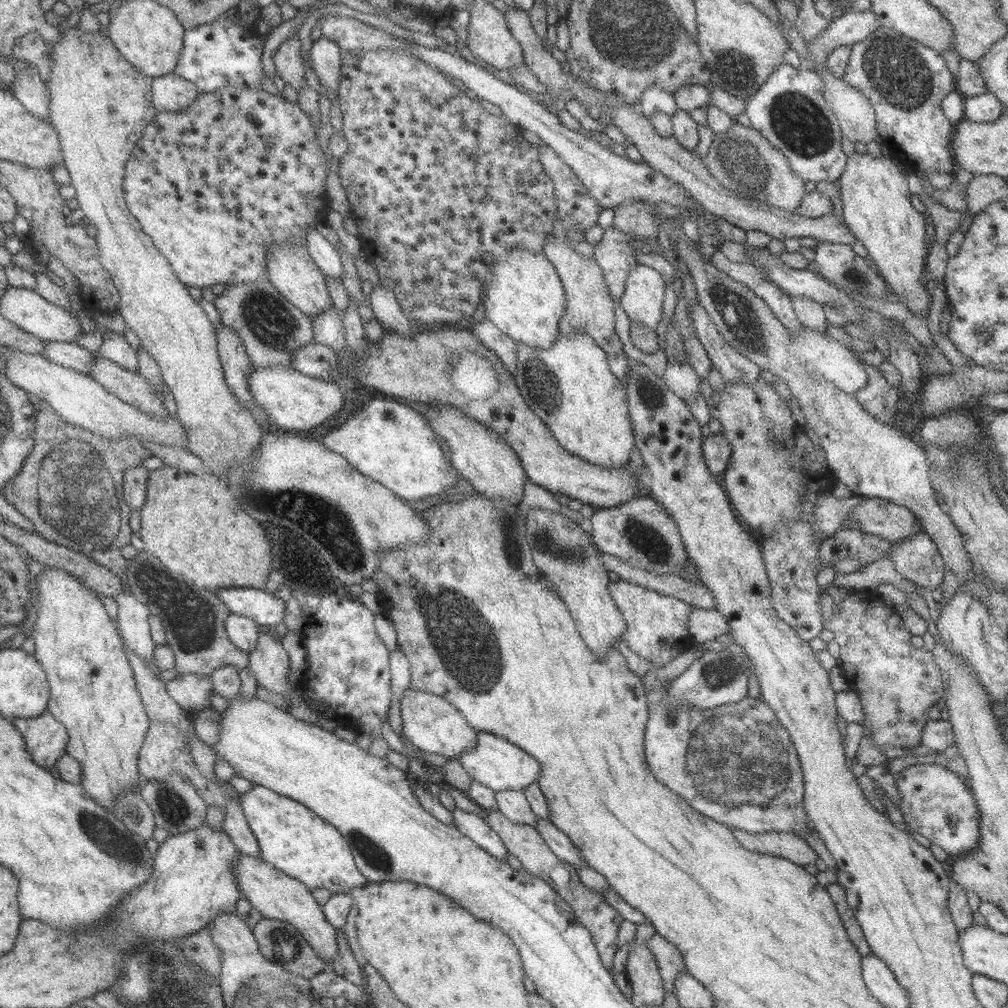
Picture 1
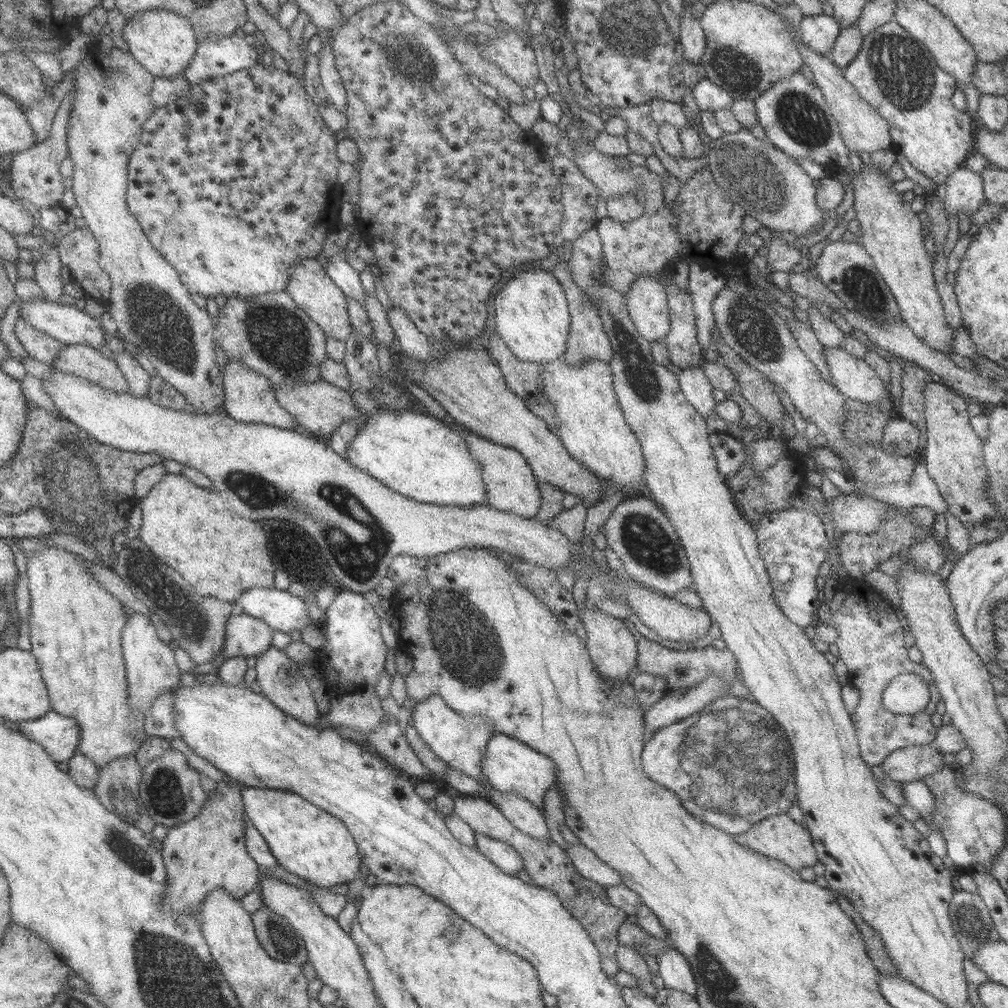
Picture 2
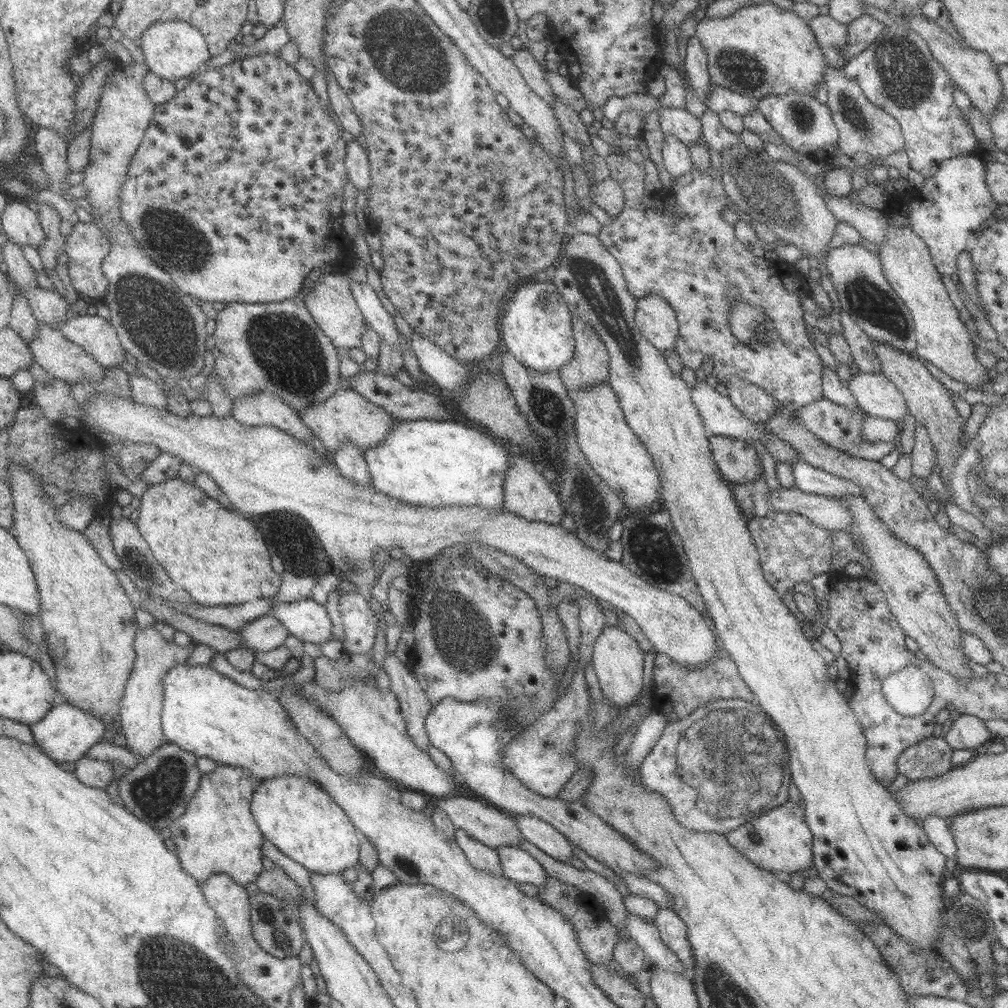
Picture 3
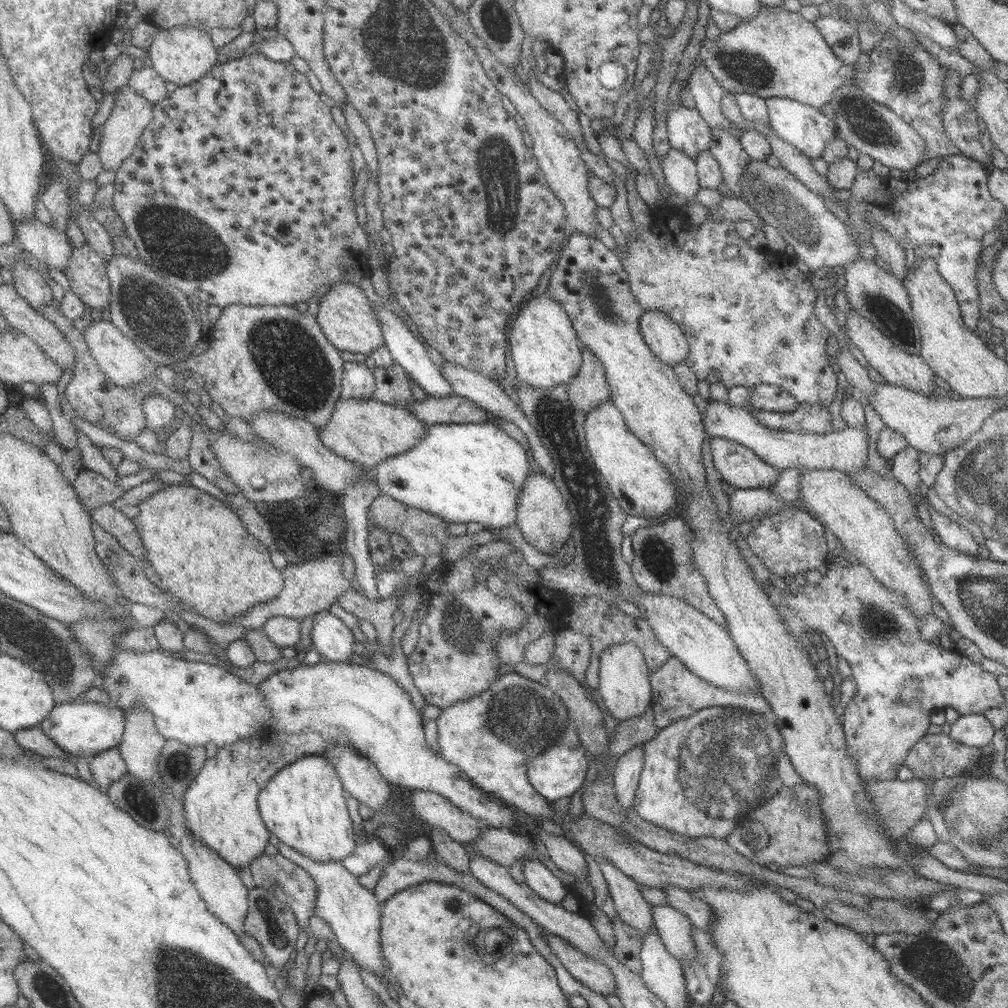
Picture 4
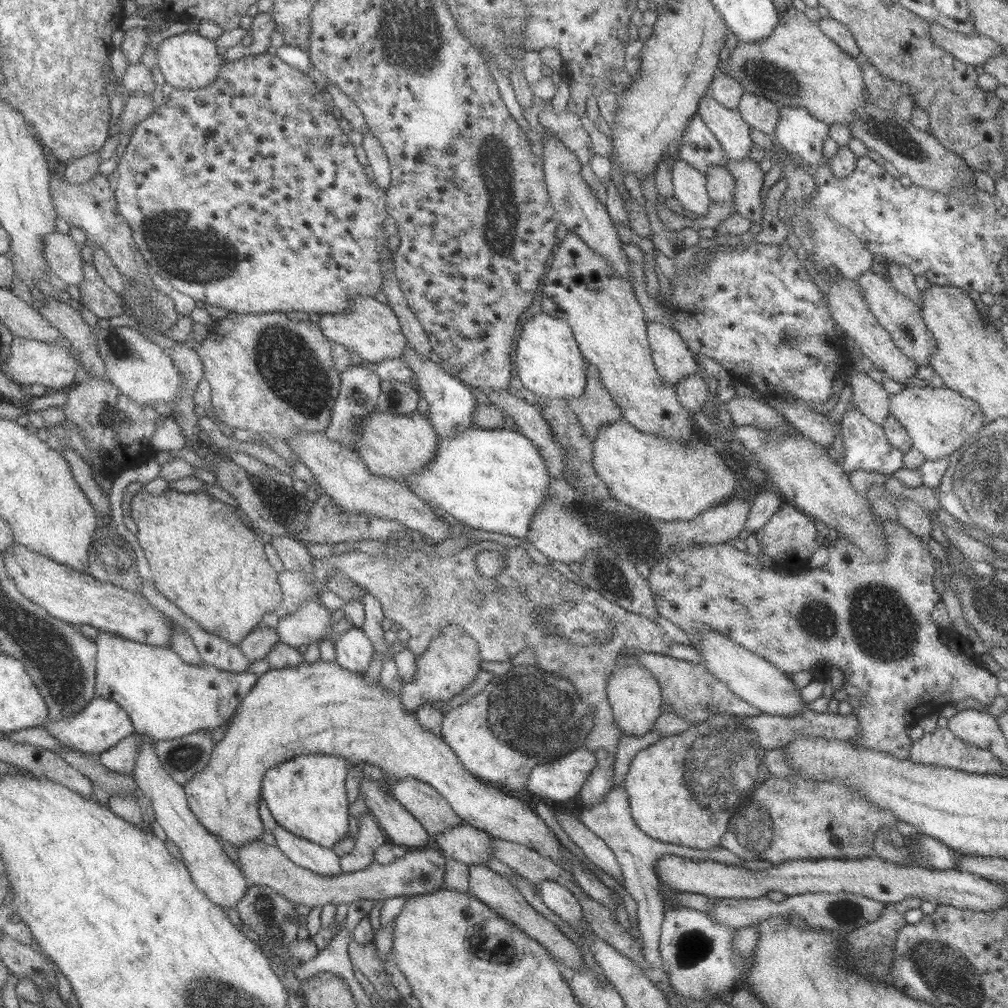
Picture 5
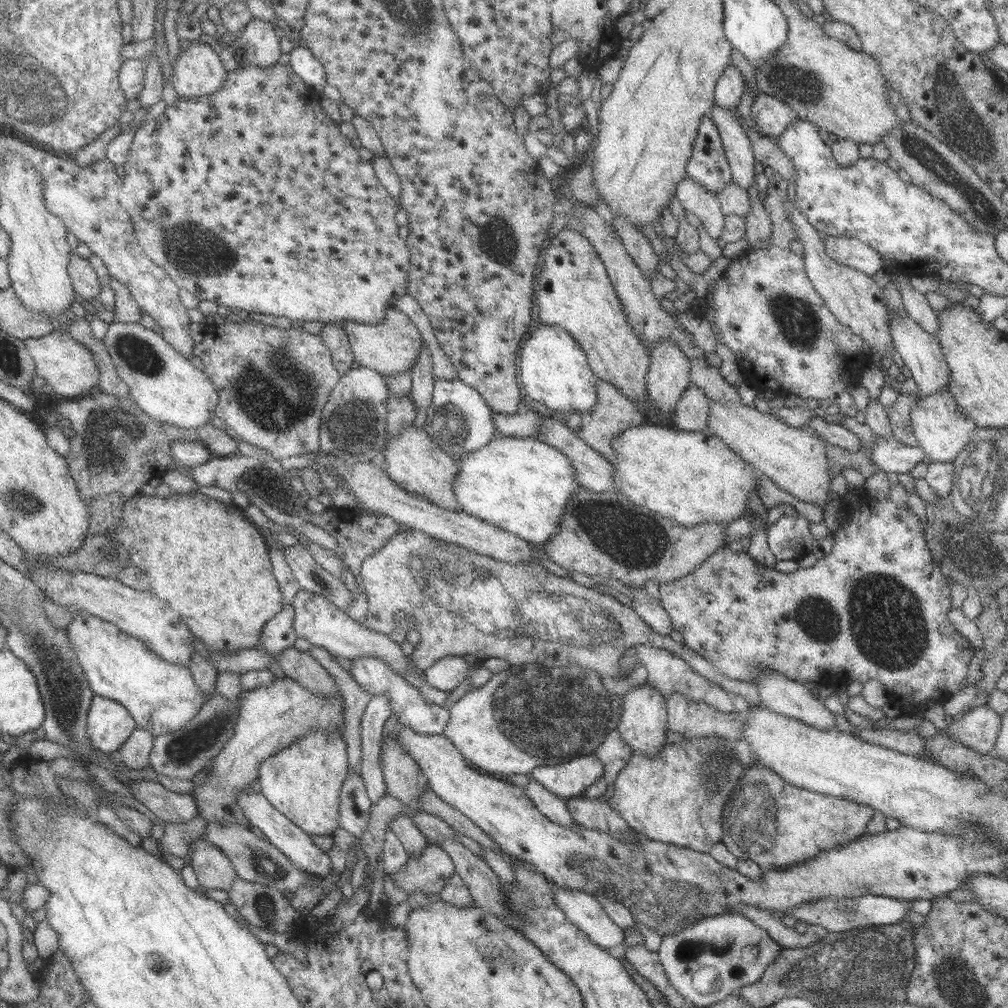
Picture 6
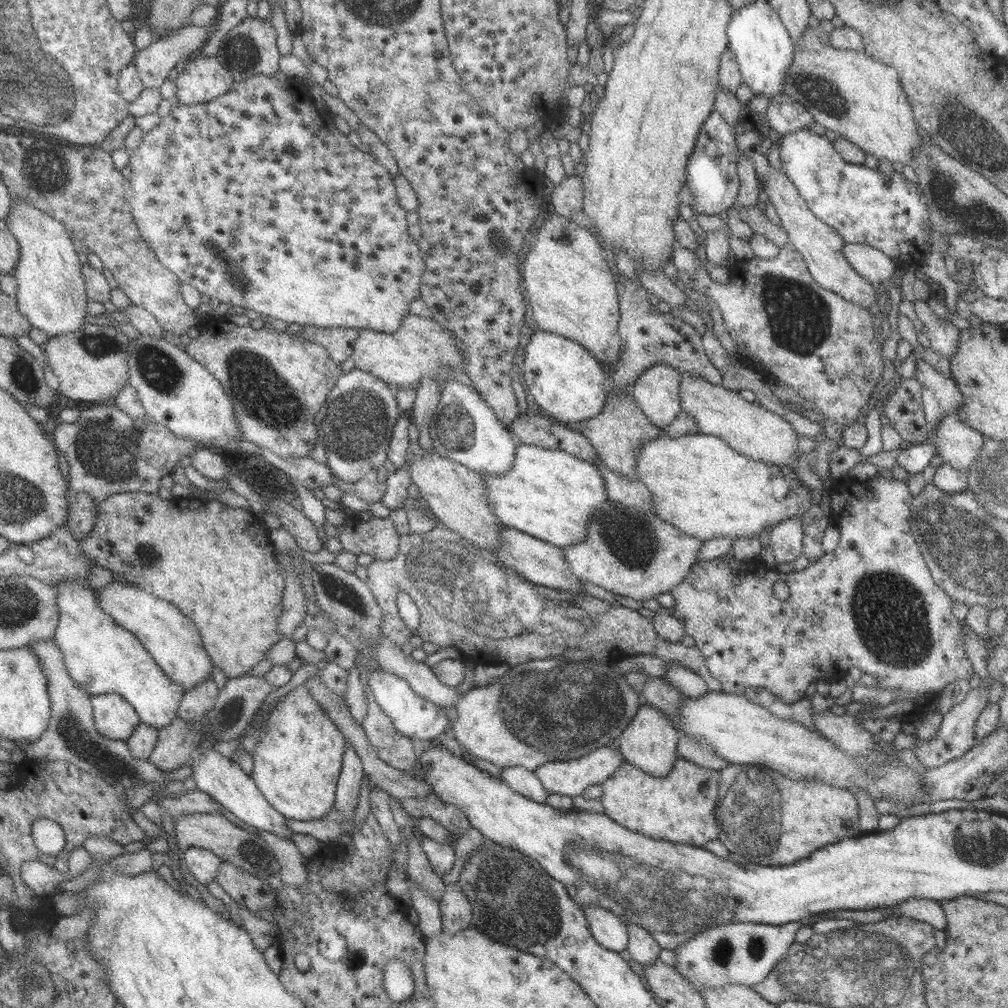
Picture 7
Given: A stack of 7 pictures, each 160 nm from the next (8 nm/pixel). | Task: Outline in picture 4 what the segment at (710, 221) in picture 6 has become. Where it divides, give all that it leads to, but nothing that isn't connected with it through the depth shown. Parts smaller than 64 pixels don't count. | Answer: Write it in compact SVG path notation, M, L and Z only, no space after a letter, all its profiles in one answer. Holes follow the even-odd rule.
M670 147L668 154L661 160L661 167L670 189L693 203L701 189L695 160L684 151Z

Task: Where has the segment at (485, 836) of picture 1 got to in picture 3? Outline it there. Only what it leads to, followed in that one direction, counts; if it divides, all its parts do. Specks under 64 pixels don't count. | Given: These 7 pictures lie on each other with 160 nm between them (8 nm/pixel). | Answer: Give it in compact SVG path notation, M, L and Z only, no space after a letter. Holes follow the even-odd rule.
M501 846L496 849L500 857L503 876L519 884L527 882L539 888L546 882L548 873L530 853L520 847Z

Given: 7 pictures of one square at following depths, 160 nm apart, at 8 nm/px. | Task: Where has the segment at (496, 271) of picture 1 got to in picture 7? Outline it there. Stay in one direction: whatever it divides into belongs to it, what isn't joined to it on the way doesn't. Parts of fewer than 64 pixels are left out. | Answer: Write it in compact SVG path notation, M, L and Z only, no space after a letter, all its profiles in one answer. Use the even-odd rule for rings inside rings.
M540 330L525 350L524 378L528 394L539 408L558 422L574 426L602 412L607 399L610 372L580 343L560 334Z

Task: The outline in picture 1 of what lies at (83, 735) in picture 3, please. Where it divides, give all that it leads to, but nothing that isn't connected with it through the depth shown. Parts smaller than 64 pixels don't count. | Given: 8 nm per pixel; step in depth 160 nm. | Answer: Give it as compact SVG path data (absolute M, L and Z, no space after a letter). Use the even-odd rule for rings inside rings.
M48 710L36 718L13 719L12 722L24 734L28 751L32 753L32 759L42 768L52 769L57 764L57 760L66 753L65 748L70 742L67 728Z

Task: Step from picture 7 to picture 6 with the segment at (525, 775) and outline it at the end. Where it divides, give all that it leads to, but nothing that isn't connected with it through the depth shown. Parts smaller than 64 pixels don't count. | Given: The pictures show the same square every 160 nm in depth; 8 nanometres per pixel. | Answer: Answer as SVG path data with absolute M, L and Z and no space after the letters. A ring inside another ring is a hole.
M532 780L528 783L528 788L524 789L527 797L532 800L537 810L548 820L554 821L554 824L560 824L564 828L575 828L577 822L568 812L566 801L546 790L537 780Z

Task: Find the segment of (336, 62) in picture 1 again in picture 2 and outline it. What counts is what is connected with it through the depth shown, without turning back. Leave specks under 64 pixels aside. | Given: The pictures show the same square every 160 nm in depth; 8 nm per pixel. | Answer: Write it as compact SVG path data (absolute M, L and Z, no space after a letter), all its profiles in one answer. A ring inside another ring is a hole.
M328 42L319 50L319 75L325 91L329 94L328 100L340 111L345 113L347 92L338 72L333 44Z

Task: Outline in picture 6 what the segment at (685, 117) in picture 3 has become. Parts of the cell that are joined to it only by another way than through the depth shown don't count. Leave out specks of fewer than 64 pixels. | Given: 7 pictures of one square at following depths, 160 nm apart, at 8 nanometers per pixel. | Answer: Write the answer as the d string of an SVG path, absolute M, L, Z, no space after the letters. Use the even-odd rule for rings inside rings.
M711 114L701 118L686 172L690 179L715 195L722 192L726 185L734 183L729 160Z

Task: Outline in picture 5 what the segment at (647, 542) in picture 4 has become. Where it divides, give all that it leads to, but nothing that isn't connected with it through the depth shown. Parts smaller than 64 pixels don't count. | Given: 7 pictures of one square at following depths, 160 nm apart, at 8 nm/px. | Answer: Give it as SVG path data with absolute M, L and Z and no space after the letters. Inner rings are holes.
M877 519L878 526L882 527L882 532L885 534L887 542L887 551L885 552L885 556L883 556L882 560L870 560L855 544L852 544L847 538L839 537L837 542L827 542L828 549L829 549L829 561L826 565L823 567L817 567L817 568L810 568L810 570L803 574L798 575L780 575L780 573L775 572L774 568L766 567L761 561L759 561L758 557L755 557L754 555L750 555L747 553L747 551L740 551L739 549L736 549L732 542L726 542L726 543L718 543L713 545L688 545L687 547L682 547L680 550L676 549L675 551L670 551L667 555L664 555L661 558L661 561L658 561L657 563L654 563L651 566L651 571L648 575L648 582L651 588L651 591L653 592L653 597L655 600L655 605L657 606L657 612L659 616L664 616L664 618L667 618L670 620L670 622L673 622L676 624L676 626L679 626L686 632L690 638L690 641L692 642L691 646L699 645L699 638L701 637L701 630L704 627L710 627L713 628L715 631L723 632L724 635L727 637L730 637L735 643L738 643L740 646L743 646L744 648L747 648L750 650L750 652L756 653L758 656L761 656L766 661L769 661L771 664L774 664L778 670L788 674L788 676L791 676L793 674L796 674L801 671L814 671L815 669L819 668L819 665L824 665L826 663L830 663L831 666L836 665L842 672L844 673L845 678L848 678L848 682L852 684L852 686L856 686L856 688L860 689L862 693L864 693L864 698L862 698L860 702L860 709L854 709L853 715L856 716L856 719L858 719L858 722L860 722L860 736L856 738L854 742L854 745L858 745L858 747L862 747L862 749L870 749L872 751L878 751L878 752L884 752L888 753L890 756L893 756L894 758L897 758L898 760L906 760L909 758L911 753L911 747L913 746L912 740L910 740L910 734L908 732L910 731L911 727L914 727L917 725L918 721L926 716L929 716L934 713L938 713L942 708L946 706L956 706L958 703L962 702L966 699L976 699L979 703L981 703L981 707L983 706L991 706L993 704L993 701L996 697L999 696L998 694L998 682L999 680L994 678L994 676L991 674L991 672L984 666L982 663L982 660L980 659L980 656L976 654L974 651L972 651L972 648L968 646L968 649L964 649L960 647L960 642L964 642L962 640L962 635L960 635L958 632L953 631L952 629L945 629L938 627L934 621L932 621L932 617L930 617L932 610L934 610L934 606L936 606L937 602L940 602L940 595L936 592L936 588L934 588L934 584L932 583L932 575L934 574L934 561L933 561L933 555L929 551L929 547L926 543L922 543L920 541L919 537L916 537L916 535L913 535L906 529L903 525L901 525L898 522L892 522L892 521L883 521L882 519Z

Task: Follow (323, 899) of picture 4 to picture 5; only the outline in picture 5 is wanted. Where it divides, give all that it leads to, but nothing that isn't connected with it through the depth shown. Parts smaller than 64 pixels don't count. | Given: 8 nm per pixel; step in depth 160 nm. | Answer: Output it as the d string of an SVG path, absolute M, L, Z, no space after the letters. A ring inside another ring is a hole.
M279 824L276 825L273 835L277 840L277 847L293 860L294 864L322 876L338 876L343 873L340 857L331 848L296 836Z

